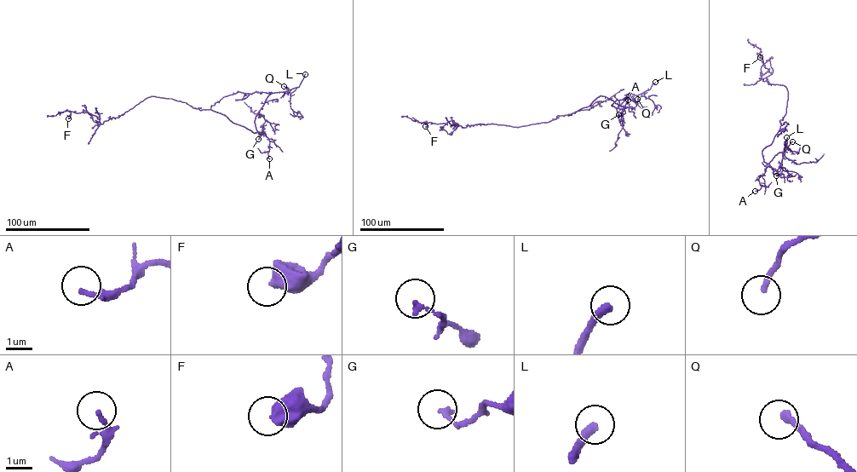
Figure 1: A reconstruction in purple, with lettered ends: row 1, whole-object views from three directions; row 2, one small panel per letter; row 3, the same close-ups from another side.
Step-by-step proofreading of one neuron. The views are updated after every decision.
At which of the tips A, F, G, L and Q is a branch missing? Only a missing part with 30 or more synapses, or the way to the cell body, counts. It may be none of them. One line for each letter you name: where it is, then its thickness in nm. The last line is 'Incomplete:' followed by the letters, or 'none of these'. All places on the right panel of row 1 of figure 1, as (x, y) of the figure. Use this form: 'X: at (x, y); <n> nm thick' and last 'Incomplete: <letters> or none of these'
L: at (786, 137); 320 nm thick
Q: at (792, 141); 240 nm thick
Incomplete: L, Q

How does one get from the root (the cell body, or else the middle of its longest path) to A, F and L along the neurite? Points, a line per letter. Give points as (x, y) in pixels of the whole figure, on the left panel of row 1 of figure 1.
A: (198, 108), (220, 112), (232, 123), (265, 135), (269, 142), (269, 158)
F: (198, 108), (152, 96), (102, 123), (87, 112), (71, 111), (68, 118)
L: (198, 108), (224, 114), (254, 133), (257, 130), (255, 118), (267, 97), (299, 86), (305, 74)

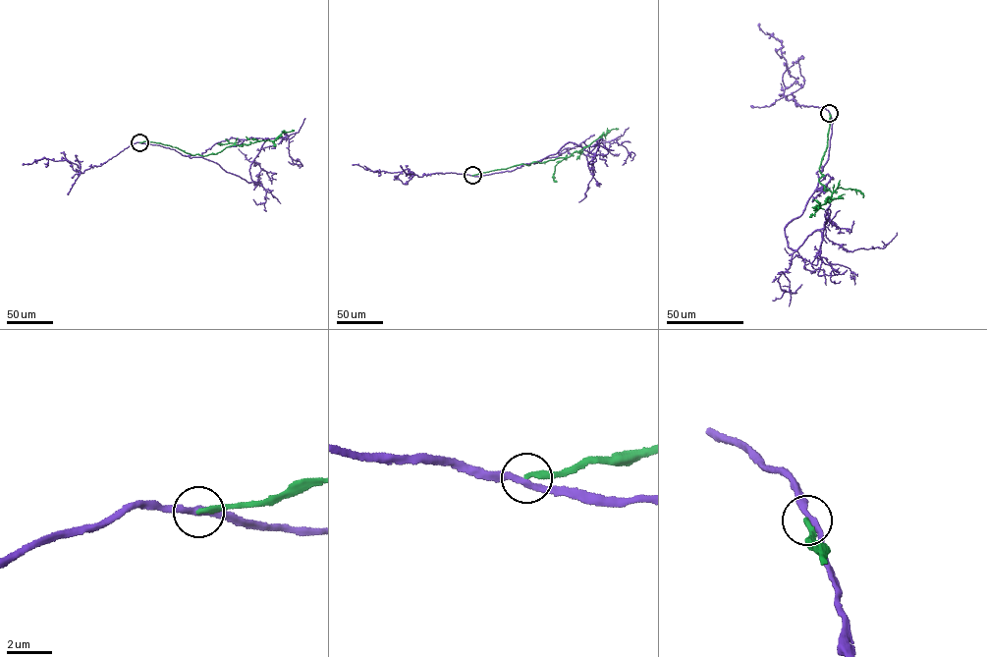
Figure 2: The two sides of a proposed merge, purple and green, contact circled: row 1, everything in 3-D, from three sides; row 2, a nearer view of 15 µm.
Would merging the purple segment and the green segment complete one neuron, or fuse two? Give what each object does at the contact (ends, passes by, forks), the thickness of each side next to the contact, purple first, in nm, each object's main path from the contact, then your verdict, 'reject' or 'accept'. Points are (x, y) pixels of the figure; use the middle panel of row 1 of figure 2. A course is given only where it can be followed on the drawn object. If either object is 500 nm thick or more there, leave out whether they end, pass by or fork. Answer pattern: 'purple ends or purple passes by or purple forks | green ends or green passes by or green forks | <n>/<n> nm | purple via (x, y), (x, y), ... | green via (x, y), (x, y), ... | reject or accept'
purple passes by | green ends | 280/220 nm | purple via (471, 175), (513, 170), (570, 142), (585, 155), (616, 138), (634, 153), (630, 160) | green via (471, 175), (569, 157), (611, 129), (618, 129) | reject

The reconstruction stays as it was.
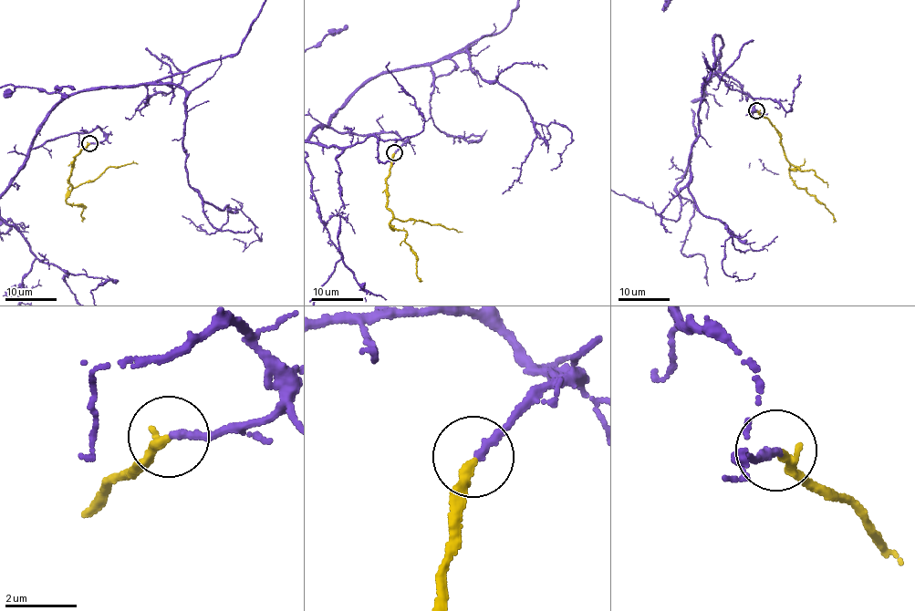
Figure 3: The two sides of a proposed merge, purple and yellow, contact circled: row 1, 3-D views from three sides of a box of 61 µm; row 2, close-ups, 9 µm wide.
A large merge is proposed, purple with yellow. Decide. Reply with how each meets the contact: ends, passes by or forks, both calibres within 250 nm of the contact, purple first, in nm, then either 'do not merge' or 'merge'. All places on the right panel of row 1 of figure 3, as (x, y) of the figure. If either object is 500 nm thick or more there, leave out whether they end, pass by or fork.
purple ends; yellow ends; calibres 220 and 260 nm; merge

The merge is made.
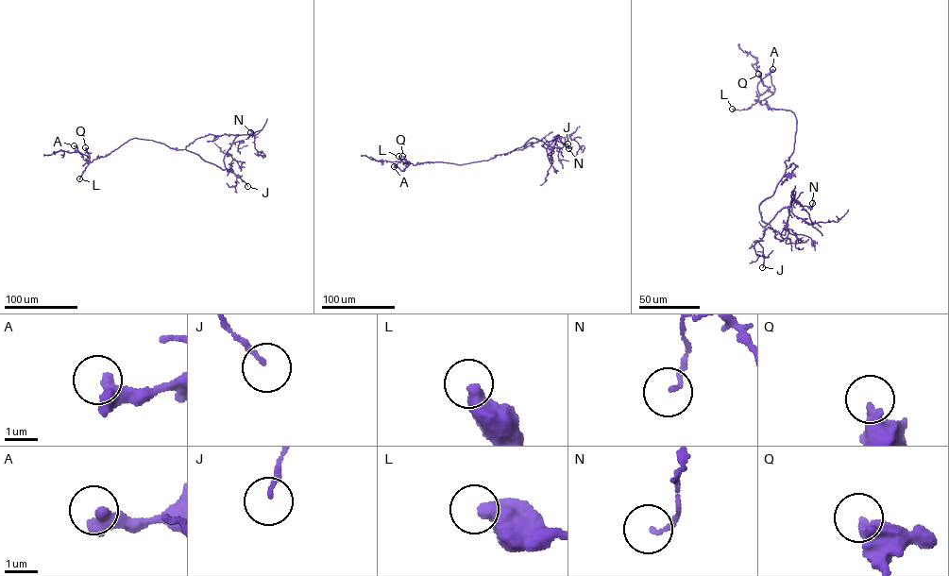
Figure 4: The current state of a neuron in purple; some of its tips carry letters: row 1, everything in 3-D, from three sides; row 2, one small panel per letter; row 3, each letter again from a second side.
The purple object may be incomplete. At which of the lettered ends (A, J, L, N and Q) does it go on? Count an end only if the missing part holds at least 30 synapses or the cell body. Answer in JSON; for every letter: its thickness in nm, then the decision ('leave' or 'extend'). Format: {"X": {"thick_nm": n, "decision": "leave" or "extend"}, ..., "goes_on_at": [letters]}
{"A": {"thick_nm": 500, "decision": "leave"}, "J": {"thick_nm": 140, "decision": "leave"}, "L": {"thick_nm": 500, "decision": "leave"}, "N": {"thick_nm": 130, "decision": "leave"}, "Q": {"thick_nm": 480, "decision": "leave"}, "goes_on_at": []}

